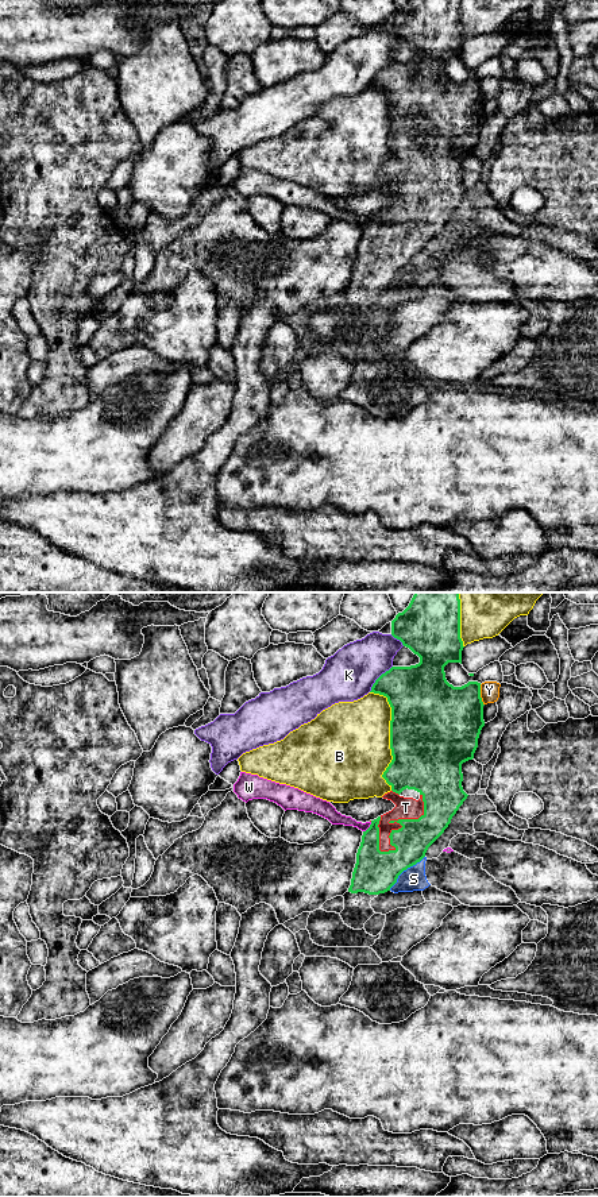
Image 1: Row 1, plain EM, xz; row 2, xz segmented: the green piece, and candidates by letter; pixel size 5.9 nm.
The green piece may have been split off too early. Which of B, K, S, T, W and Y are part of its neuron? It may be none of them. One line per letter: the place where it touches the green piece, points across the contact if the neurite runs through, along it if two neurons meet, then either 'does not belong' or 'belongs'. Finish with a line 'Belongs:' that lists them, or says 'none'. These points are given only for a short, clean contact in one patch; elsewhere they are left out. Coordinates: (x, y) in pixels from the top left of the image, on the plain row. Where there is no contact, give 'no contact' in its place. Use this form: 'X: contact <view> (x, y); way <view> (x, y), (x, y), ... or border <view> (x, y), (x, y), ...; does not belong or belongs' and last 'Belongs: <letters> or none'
B: contact xz (390, 131); does not belong
K: contact xz (378, 73); does not belong
S: contact xz (404, 265); does not belong
T: contact xz (397, 216); belongs
W: contact xz (369, 223); does not belong
Y: contact xz (479, 91); border xz (479, 80), (479, 92), (483, 100); does not belong
Belongs: T

